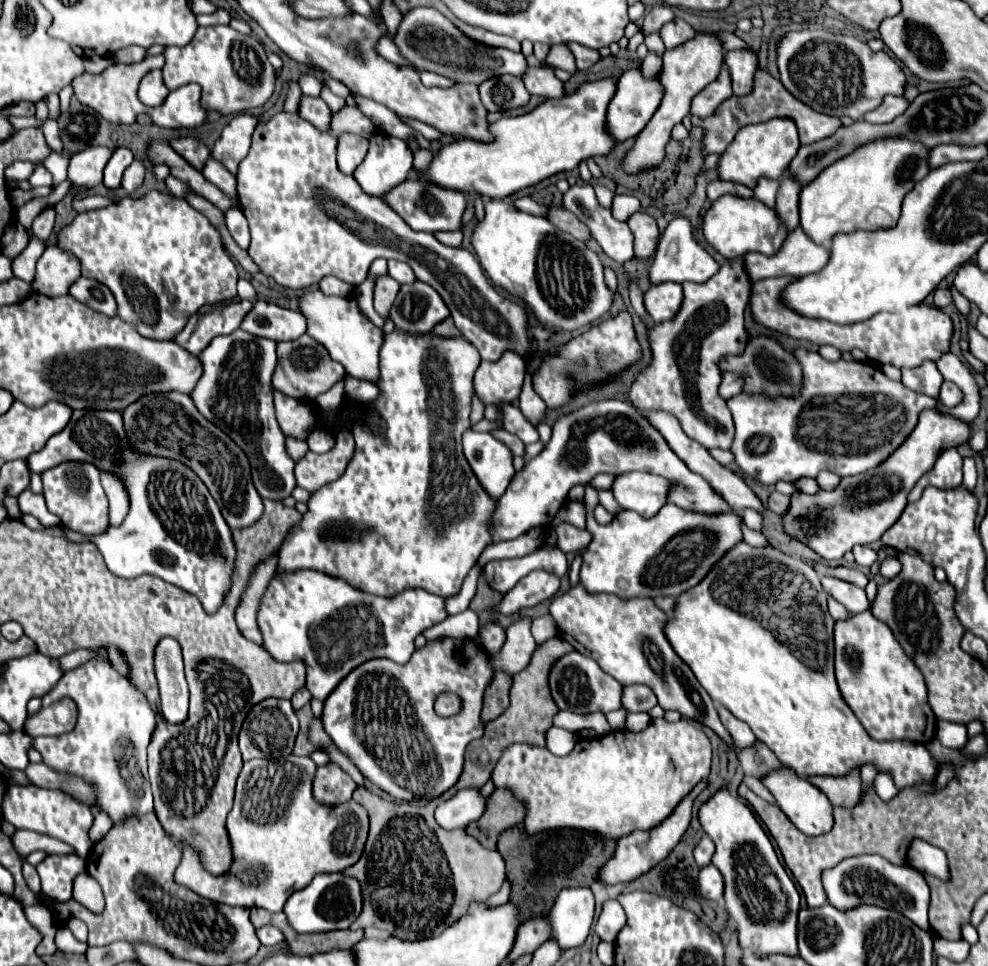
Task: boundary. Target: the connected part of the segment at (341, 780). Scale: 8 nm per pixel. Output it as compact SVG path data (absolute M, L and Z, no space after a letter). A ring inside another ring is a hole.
M336 763L316 767L314 775L314 799L324 807L336 807L348 803L356 791L356 783Z

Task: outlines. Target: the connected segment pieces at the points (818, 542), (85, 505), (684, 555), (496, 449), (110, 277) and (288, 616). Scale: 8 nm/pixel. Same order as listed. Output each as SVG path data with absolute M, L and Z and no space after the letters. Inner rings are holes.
M924 409L920 413L918 425L914 427L912 435L892 453L874 473L864 473L856 477L842 477L842 481L832 489L820 489L816 495L806 493L792 493L790 507L782 515L784 531L808 545L816 551L822 559L834 561L842 559L846 551L852 551L854 545L870 545L882 537L900 517L906 507L906 497L916 485L916 481L932 469L938 455L948 447L958 447L970 439L968 425L940 415L936 409ZM884 487L884 493L870 493L874 489Z
M80 461L60 463L42 473L42 485L48 509L60 517L64 527L82 535L102 535L110 527L108 499L100 485L100 473L94 463L80 463Z
M590 483L584 487L586 528L592 540L582 555L580 583L590 595L608 593L618 599L678 597L682 591L698 585L710 567L742 539L740 519L736 515L710 517L682 511L670 503L666 503L652 519L644 519L634 511L622 511L610 525L598 525L593 515L599 504L598 491Z
M470 429L464 433L462 445L464 455L480 485L484 487L484 491L488 491L490 499L498 501L516 473L510 449L504 443L496 441L492 435L474 433Z
M150 191L142 199L124 197L118 205L80 213L70 225L60 229L56 247L68 251L80 261L82 277L96 279L114 293L118 317L148 339L174 339L184 329L184 323L188 323L188 319L204 305L236 297L238 271L222 247L220 233L200 211L190 205L180 205L180 199L172 199L166 193Z
M304 569L294 573L284 573L274 577L262 597L258 611L258 625L264 635L264 647L276 661L302 661L306 665L306 689L314 699L324 701L332 689L358 665L368 659L392 659L396 663L408 663L414 653L414 639L428 627L444 621L448 617L444 599L432 595L424 589L406 589L394 599L384 599L378 595L362 593L350 587L344 579L324 575L320 571Z

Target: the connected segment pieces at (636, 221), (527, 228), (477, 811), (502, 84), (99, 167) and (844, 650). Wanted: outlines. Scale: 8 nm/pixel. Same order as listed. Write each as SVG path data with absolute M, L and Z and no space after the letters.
M638 211L634 215L628 217L628 227L634 235L634 253L636 257L650 257L654 255L656 251L656 243L658 243L658 227L656 227L656 221Z
M494 199L490 201L490 205L486 205L486 217L482 223L476 225L472 235L472 245L492 285L520 299L534 315L534 319L546 329L554 329L556 333L562 331L572 333L604 317L614 303L614 291L604 281L604 265L600 257L586 243L580 243L572 235L560 231L546 217L536 217L518 211L512 203Z
M462 789L436 809L434 819L446 831L454 831L480 819L480 815L484 813L484 803L486 799L478 789Z
M500 75L500 77L486 79L484 83L480 83L478 89L480 89L482 105L490 113L524 107L530 101L530 93L526 91L524 81L512 75Z
M86 147L84 151L72 155L68 167L68 179L76 187L94 189L102 183L102 171L110 159L112 151L108 147Z
M864 611L864 613L852 615L848 621L836 623L834 641L836 641L836 681L840 687L842 699L846 699L848 707L860 719L866 733L876 741L908 739L916 743L928 743L934 737L936 717L932 715L932 709L926 701L924 677L918 671L918 667L912 663L912 659L904 655L904 649L894 639L888 625L878 621L870 611Z

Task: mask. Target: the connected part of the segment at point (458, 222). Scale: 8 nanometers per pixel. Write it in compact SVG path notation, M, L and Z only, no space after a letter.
M410 177L404 183L400 183L400 187L394 187L390 193L386 193L384 199L416 231L436 233L436 231L458 231L462 227L462 215L466 211L464 193L440 189L432 183L424 183L420 179Z

